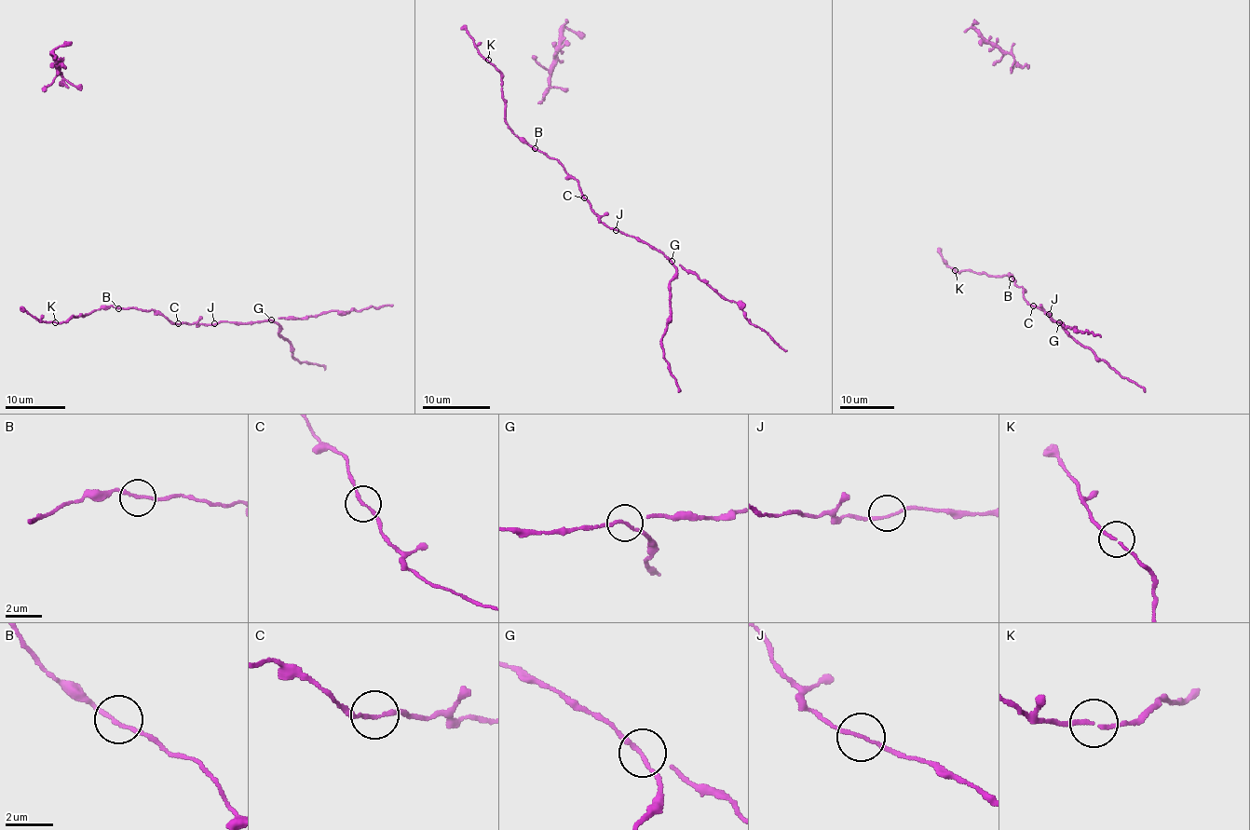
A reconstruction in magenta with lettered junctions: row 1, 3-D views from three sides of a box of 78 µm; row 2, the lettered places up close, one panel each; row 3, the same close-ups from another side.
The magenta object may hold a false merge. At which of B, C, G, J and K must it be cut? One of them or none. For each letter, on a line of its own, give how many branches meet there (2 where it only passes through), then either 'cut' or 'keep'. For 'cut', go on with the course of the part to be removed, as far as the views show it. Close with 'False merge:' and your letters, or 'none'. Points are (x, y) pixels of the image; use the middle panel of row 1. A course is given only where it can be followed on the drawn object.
B: branches 2; keep
C: branches 2; keep
G: branches 2; cut; course (672, 261), (676, 270), (669, 286), (668, 326), (660, 344), (670, 373), (679, 391)
J: branches 2; keep
K: branches 2; keep
False merge: G

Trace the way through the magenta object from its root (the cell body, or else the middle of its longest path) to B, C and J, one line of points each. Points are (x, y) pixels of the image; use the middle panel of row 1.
B: (502, 99), (509, 128), (535, 148)
C: (502, 99), (506, 105), (505, 122), (510, 130), (529, 145), (557, 159), (569, 176), (576, 179), (584, 197)
J: (502, 99), (505, 122), (510, 130), (529, 145), (557, 159), (576, 179), (598, 219), (616, 230)

